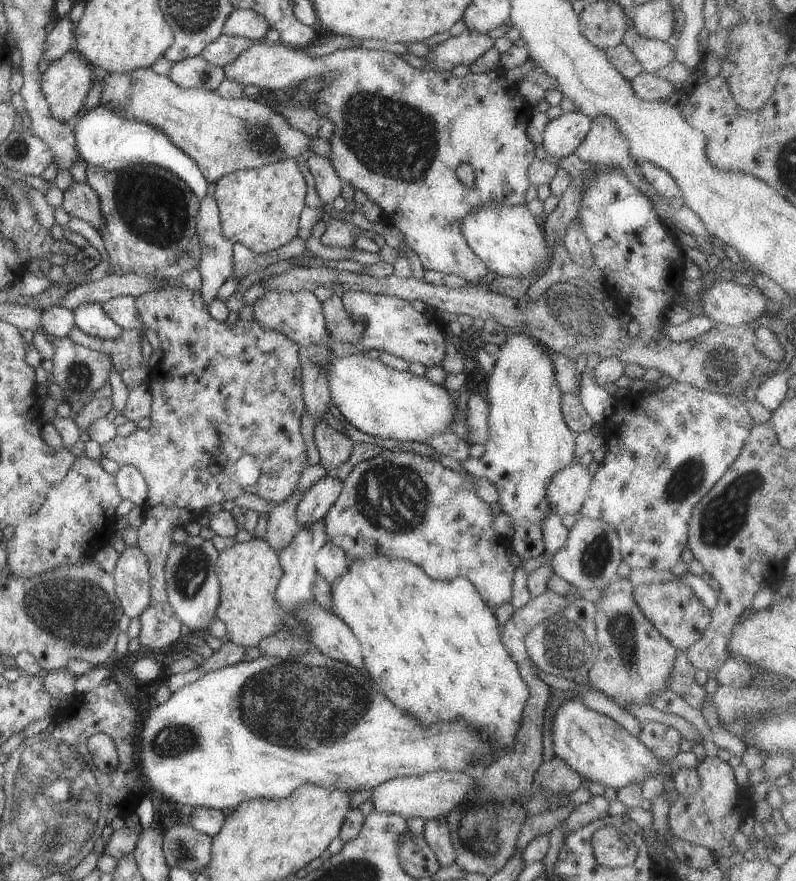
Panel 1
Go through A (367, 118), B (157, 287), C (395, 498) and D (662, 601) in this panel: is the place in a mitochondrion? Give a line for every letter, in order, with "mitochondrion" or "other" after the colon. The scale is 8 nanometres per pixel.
A: mitochondrion
B: other
C: mitochondrion
D: other

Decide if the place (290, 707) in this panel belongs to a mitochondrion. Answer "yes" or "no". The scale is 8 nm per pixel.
yes

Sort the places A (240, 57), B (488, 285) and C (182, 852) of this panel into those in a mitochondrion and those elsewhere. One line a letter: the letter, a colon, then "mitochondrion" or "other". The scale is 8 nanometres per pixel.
A: other
B: other
C: mitochondrion

